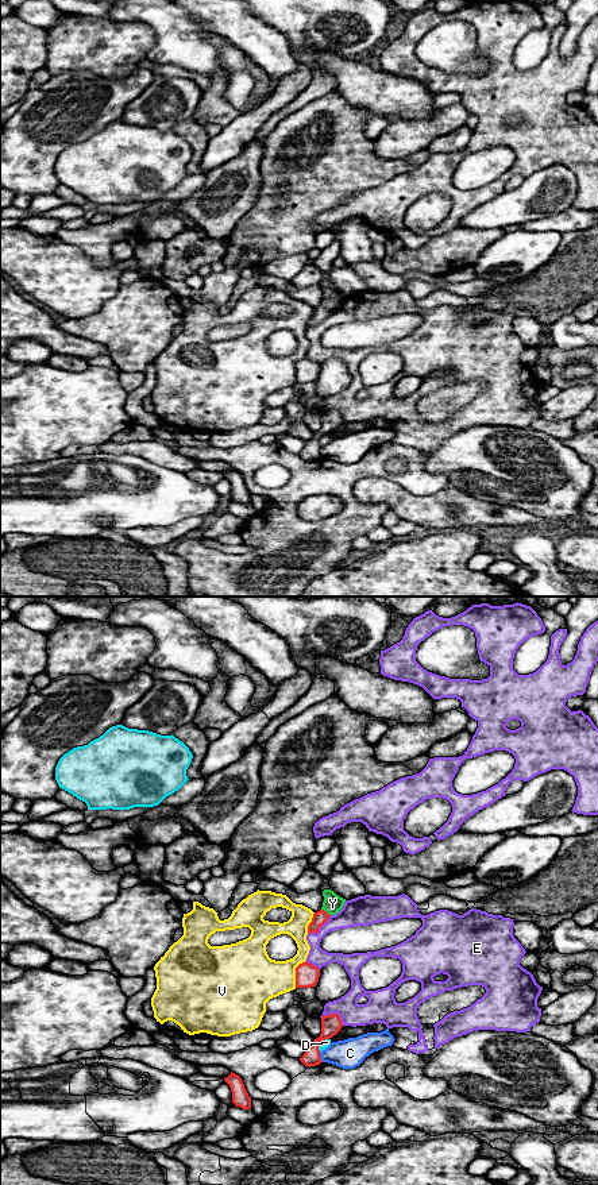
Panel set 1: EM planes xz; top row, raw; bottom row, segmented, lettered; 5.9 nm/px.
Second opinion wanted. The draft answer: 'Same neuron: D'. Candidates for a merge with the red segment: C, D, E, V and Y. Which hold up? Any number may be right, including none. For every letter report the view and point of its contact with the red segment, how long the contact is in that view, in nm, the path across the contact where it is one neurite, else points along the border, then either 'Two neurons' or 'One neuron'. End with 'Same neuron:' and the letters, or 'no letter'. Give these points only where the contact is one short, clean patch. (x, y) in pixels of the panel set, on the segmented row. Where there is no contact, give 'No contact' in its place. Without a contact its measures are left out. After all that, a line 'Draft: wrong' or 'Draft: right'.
C: Touches red at xz (319, 1057). Shared border 70 nm. Two neurons
D: Touches red at xz (320, 1042). Shared border 100 nm. Two neurons
E: Touches red at xz (334, 1014). Shared border 150 nm. Two neurons
V: Touches red at xz (296, 973). Shared border 180 nm. Two neurons
Y: Touches red at xz (325, 911). Shared border 70 nm. Boundary: xz (321, 908), (330, 915). Two neurons
Same neuron: no letter
Draft: wrong

